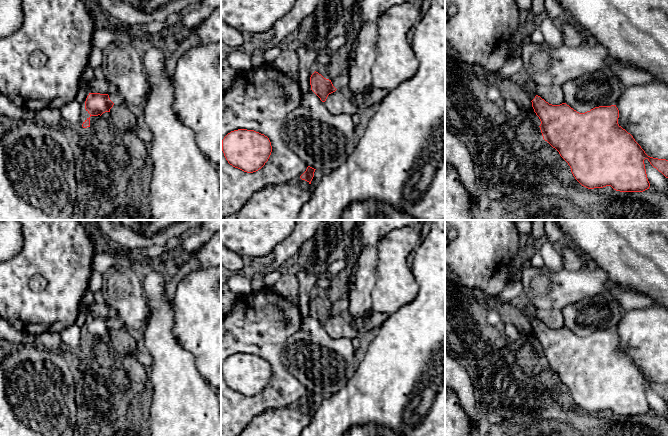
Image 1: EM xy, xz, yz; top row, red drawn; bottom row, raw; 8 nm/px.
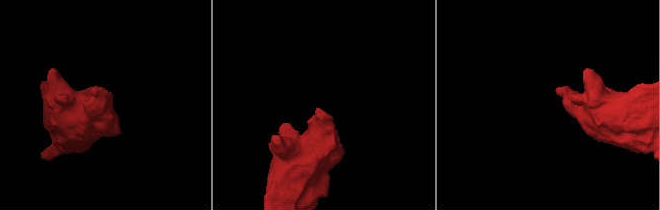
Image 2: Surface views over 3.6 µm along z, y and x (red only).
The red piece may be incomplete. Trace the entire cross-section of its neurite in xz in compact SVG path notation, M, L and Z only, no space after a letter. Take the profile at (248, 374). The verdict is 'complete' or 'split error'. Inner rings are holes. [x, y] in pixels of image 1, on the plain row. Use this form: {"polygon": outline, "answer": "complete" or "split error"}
{"polygon": "M238 353L224 361L222 375L230 389L244 396L253 397L268 385L272 370L264 358L254 354Z", "answer": "complete"}

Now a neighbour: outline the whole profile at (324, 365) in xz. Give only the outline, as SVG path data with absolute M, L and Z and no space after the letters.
M312 314L304 318L303 327L287 339L282 362L286 370L308 390L324 398L341 390L354 375L358 364L352 340L331 338Z

